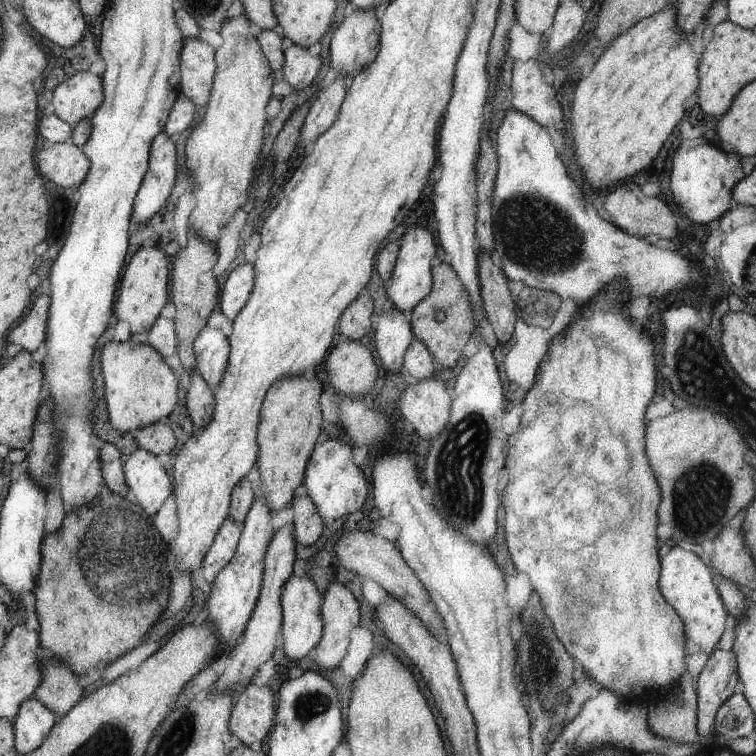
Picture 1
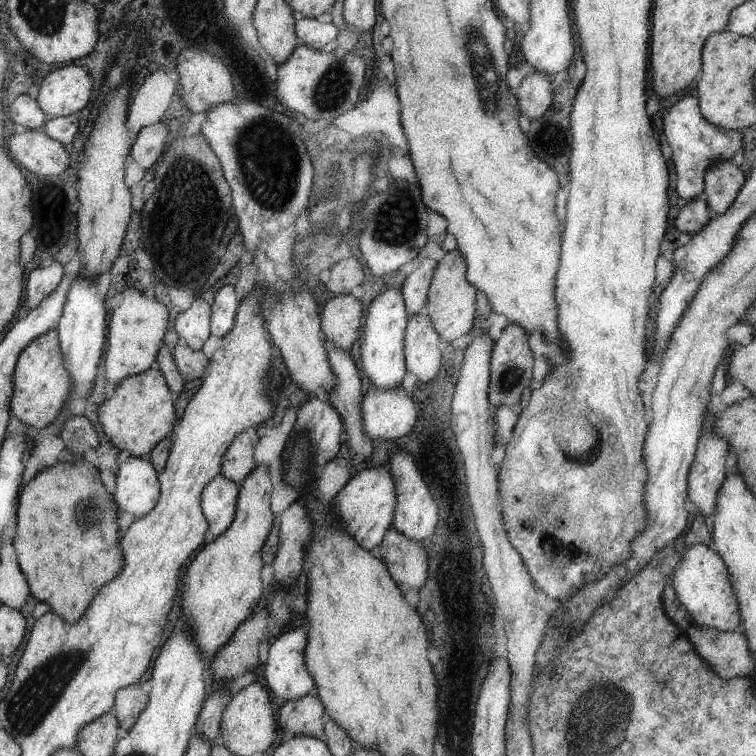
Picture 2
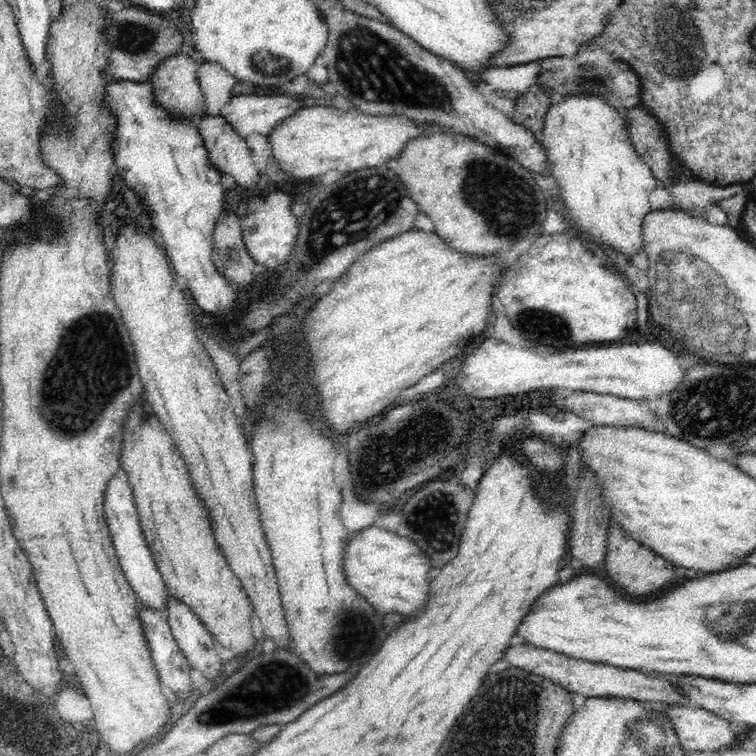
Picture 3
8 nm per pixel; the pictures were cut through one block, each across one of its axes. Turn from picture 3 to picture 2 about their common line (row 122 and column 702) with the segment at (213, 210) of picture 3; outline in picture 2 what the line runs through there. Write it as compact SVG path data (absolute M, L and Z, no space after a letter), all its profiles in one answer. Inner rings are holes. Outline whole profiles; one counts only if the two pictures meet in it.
M684 96L664 116L664 136L673 150L672 169L676 171L676 192L684 200L703 198L714 215L724 214L737 200L747 177L733 162L744 147L742 131L726 130L704 117L694 96Z

